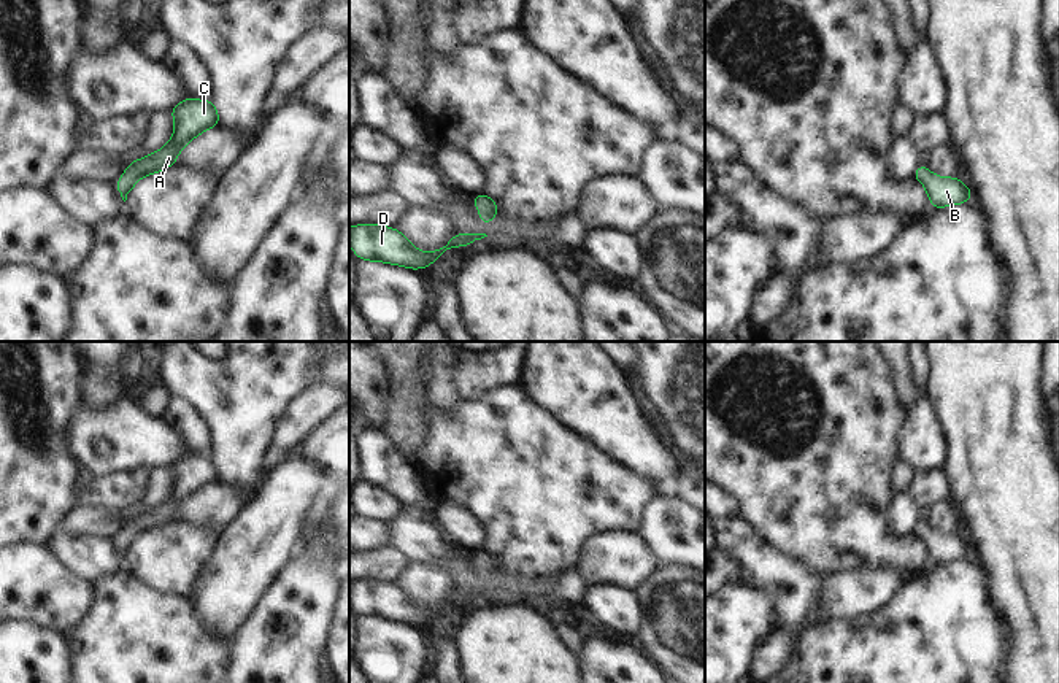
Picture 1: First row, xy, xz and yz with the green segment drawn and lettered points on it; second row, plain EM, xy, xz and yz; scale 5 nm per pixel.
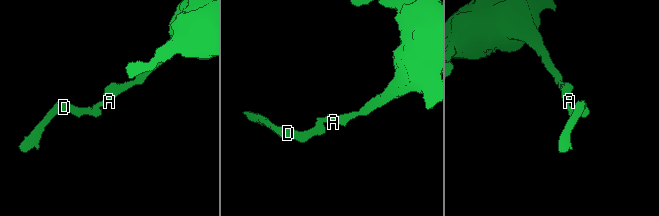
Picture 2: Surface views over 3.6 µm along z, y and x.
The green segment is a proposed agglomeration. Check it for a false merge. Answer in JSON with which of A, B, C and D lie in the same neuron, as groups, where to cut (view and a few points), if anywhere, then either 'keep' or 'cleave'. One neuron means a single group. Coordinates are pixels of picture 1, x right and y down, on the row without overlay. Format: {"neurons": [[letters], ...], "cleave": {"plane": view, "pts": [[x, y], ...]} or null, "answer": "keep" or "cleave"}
{"neurons": [["A", "B", "C", "D"]], "cleave": null, "answer": "keep"}

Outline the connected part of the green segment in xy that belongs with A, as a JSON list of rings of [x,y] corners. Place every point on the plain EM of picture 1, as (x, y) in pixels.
[[[189,453],[168,469],[175,473],[175,489],[171,496],[157,508],[130,518],[122,534],[116,537],[116,543],[124,558],[140,534],[175,521],[179,507],[194,492],[219,481],[219,470],[211,456],[194,456]]]

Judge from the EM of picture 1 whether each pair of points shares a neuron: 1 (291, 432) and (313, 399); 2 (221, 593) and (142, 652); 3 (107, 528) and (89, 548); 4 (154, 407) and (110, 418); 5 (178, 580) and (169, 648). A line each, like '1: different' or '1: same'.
1: same
2: different
3: different
4: different
5: different

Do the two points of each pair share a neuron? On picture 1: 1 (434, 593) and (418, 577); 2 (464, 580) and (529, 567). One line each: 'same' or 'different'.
1: same
2: different

